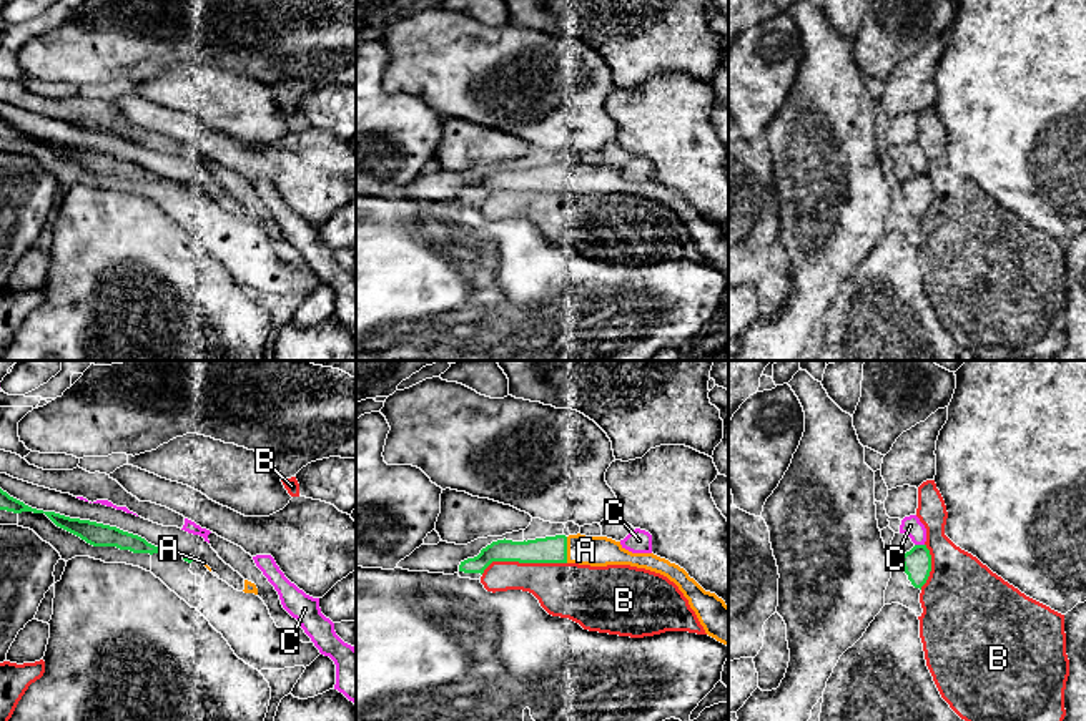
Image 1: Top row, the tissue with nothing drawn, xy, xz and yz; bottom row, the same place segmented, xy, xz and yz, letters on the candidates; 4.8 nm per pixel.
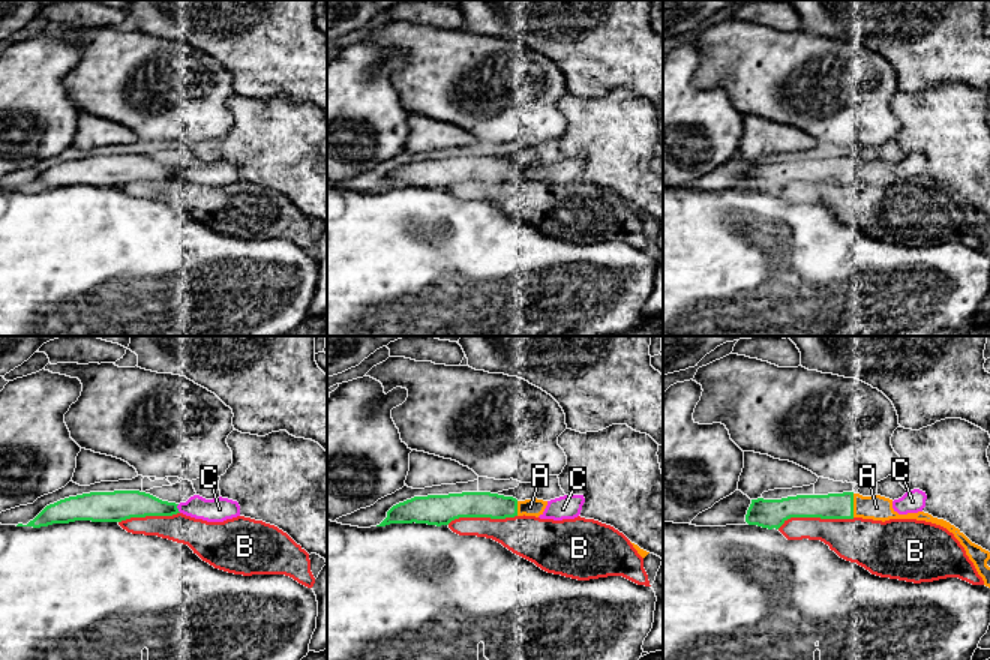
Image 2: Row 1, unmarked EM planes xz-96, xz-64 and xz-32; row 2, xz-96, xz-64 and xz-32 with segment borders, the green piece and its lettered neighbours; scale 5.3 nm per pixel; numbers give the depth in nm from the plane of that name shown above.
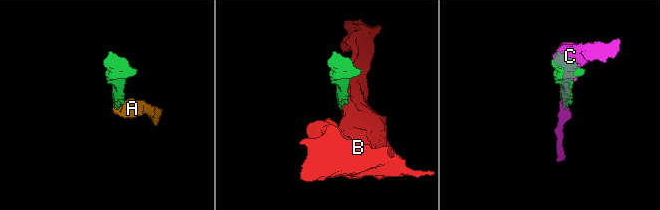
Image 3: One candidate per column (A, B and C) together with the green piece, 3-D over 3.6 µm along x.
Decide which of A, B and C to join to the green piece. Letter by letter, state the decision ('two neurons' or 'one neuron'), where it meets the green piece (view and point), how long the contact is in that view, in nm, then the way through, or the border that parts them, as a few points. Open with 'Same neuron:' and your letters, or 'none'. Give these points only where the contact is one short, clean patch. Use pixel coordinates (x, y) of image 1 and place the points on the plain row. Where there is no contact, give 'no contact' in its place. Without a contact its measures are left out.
Same neuron: A
A: one neuron; meets green in xz at (566, 178); contact 130 nm long
B: two neurons; meets green in xz at (523, 190); contact 420 nm long
C: two neurons; meets green in yz at (920, 173); contact 50 nm long

